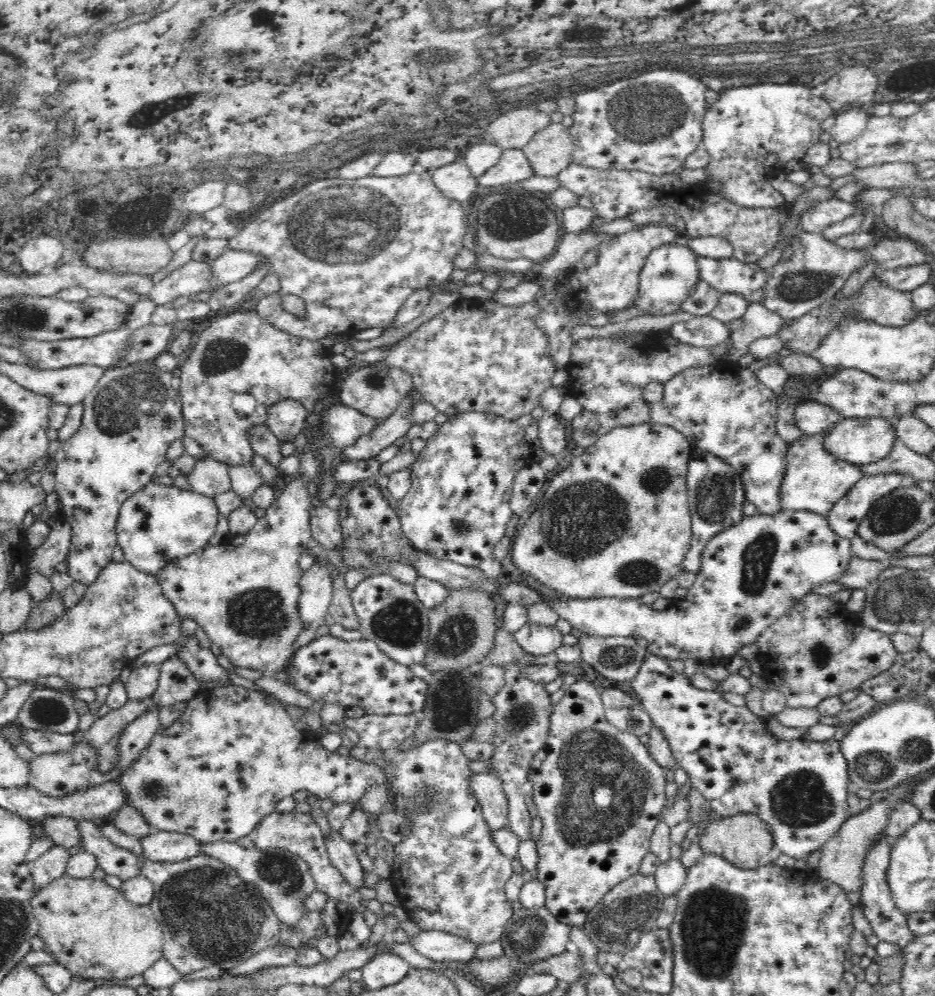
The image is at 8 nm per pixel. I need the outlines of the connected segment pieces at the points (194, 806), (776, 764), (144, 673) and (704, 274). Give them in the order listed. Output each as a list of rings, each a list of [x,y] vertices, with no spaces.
[[[230,684],[218,685],[217,687],[202,690],[197,693],[194,699],[187,702],[184,713],[173,722],[171,726],[161,728],[156,732],[156,735],[150,740],[148,748],[144,754],[140,754],[140,760],[136,760],[132,766],[128,766],[122,776],[116,781],[120,787],[124,789],[127,795],[127,806],[132,806],[145,818],[145,821],[151,826],[152,831],[166,831],[166,832],[181,832],[181,834],[192,836],[198,843],[204,845],[214,842],[234,842],[244,838],[245,836],[252,836],[256,830],[256,826],[264,820],[265,816],[276,811],[276,804],[283,798],[292,797],[292,794],[299,790],[307,790],[309,794],[315,794],[319,800],[331,798],[334,804],[354,804],[358,806],[358,802],[362,800],[362,796],[376,787],[376,784],[384,784],[388,787],[387,774],[382,771],[377,764],[366,763],[363,760],[356,760],[356,758],[348,756],[340,756],[336,751],[328,752],[325,750],[320,742],[309,732],[297,730],[295,722],[290,718],[286,712],[285,704],[276,700],[274,696],[268,697],[264,693],[252,691],[242,686]]]
[[[656,655],[645,656],[631,684],[653,726],[664,733],[678,767],[688,773],[692,789],[698,790],[718,815],[759,816],[771,829],[773,843],[799,866],[812,853],[821,851],[846,822],[850,781],[847,760],[838,740],[814,742],[802,737],[788,742],[777,739],[767,722],[752,714],[747,706],[726,702],[718,690],[696,688],[686,673],[674,671],[666,659]]]
[[[155,663],[133,669],[125,684],[129,700],[144,701],[155,696],[160,674],[161,667]]]
[[[702,256],[697,260],[697,264],[700,270],[700,278],[714,287],[719,295],[726,292],[740,294],[749,303],[761,303],[764,300],[764,288],[768,284],[767,280],[770,275],[756,263],[742,263],[734,257],[716,259]]]

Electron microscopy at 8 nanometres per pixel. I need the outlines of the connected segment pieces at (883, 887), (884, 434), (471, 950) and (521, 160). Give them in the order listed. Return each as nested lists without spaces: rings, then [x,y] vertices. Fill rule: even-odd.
[[[888,834],[881,837],[875,844],[869,849],[869,854],[866,860],[864,860],[864,868],[862,868],[862,884],[861,892],[861,905],[864,911],[865,917],[870,921],[873,928],[873,934],[876,934],[877,938],[882,942],[891,942],[901,949],[906,948],[912,940],[916,940],[916,935],[910,932],[908,927],[908,915],[905,915],[896,907],[896,901],[892,899],[892,891],[888,887],[888,866],[890,864],[890,858],[892,850],[890,848],[891,839]]]
[[[880,416],[866,418],[846,418],[836,423],[832,432],[826,436],[824,447],[840,460],[857,465],[872,464],[884,460],[892,452],[896,442],[895,427],[888,419]]]
[[[437,930],[420,931],[409,939],[409,944],[420,954],[442,963],[452,960],[470,961],[474,959],[478,947],[469,940]]]
[[[508,148],[503,149],[498,162],[478,178],[478,184],[480,187],[492,186],[498,188],[504,186],[504,184],[528,180],[532,175],[533,170],[524,151],[518,148]]]

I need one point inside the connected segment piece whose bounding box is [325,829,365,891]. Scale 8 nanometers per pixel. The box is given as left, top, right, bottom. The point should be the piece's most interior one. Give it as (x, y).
(343, 856)

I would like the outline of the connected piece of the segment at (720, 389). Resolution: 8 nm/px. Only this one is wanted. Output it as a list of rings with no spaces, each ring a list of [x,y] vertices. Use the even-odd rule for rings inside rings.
[[[719,360],[715,365],[688,368],[676,376],[670,378],[663,383],[664,394],[663,399],[657,403],[650,404],[650,418],[653,423],[663,424],[672,428],[675,428],[678,432],[681,432],[688,442],[694,448],[704,449],[711,452],[714,456],[720,457],[724,462],[727,462],[732,468],[740,475],[743,487],[745,490],[746,501],[756,505],[757,513],[768,514],[770,516],[776,516],[776,512],[782,511],[780,503],[780,486],[786,472],[785,458],[787,455],[787,444],[783,438],[780,438],[777,433],[776,420],[778,420],[778,395],[776,395],[770,388],[766,387],[761,381],[758,380],[757,372],[748,369],[741,368],[737,363],[729,361]]]

